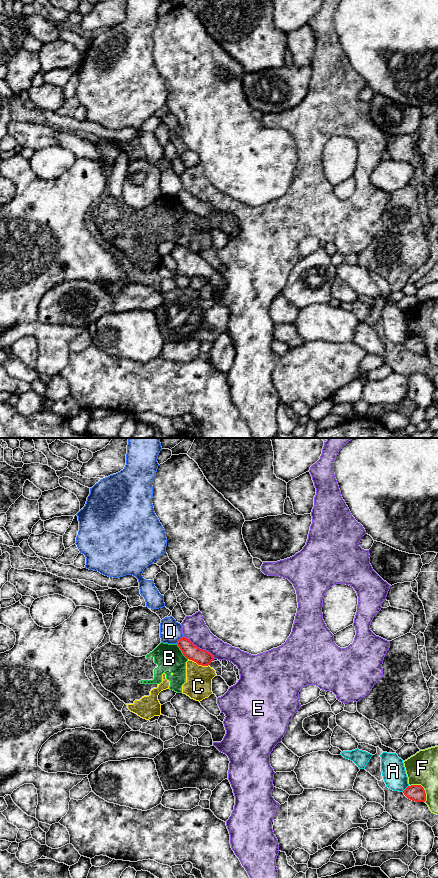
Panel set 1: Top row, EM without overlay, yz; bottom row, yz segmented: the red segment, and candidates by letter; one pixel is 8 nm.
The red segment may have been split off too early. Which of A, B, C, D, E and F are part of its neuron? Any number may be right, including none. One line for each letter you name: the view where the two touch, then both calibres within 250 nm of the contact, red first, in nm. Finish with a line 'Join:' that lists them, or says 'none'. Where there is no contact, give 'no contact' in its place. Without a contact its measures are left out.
Join: none

